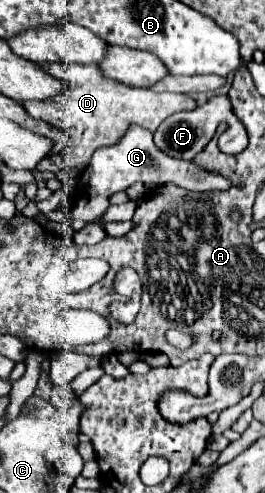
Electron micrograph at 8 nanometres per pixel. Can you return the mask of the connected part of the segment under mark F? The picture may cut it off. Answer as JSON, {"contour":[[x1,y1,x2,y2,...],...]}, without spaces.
{"contour":[[220,93,220,95,210,97,206,103,198,105,194,111,182,111,182,113,174,113,174,115,166,117,162,121,162,125,158,127,158,131,154,133,154,143,166,155,170,155,174,159,190,161,214,137,216,127,224,121,230,121,232,117,234,117,234,113,232,113,232,107,230,107,230,97,226,93]]}

